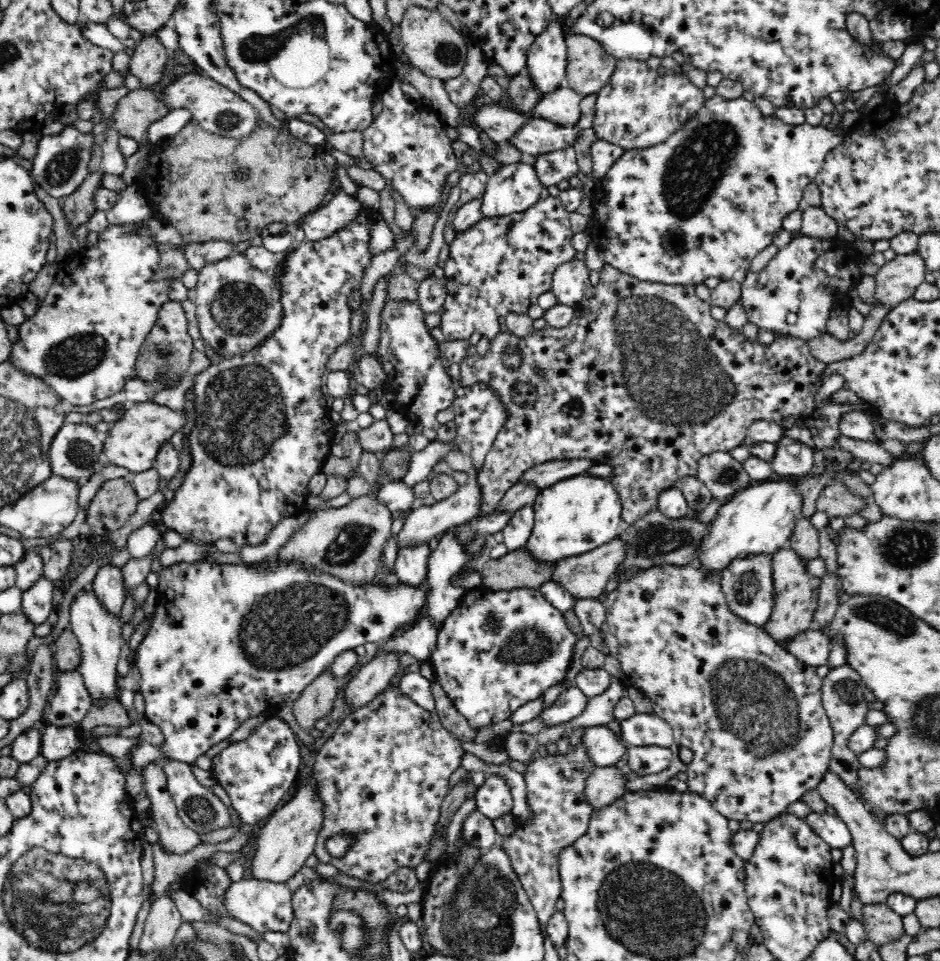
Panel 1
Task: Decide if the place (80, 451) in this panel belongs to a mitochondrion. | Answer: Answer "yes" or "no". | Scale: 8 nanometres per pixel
yes

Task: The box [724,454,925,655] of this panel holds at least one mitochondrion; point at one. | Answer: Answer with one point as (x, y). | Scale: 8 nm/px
(886, 617)

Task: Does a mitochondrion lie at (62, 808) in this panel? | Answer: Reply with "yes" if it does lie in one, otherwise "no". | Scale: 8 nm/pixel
no

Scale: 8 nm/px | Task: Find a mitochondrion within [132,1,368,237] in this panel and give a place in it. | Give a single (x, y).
(256, 48)

